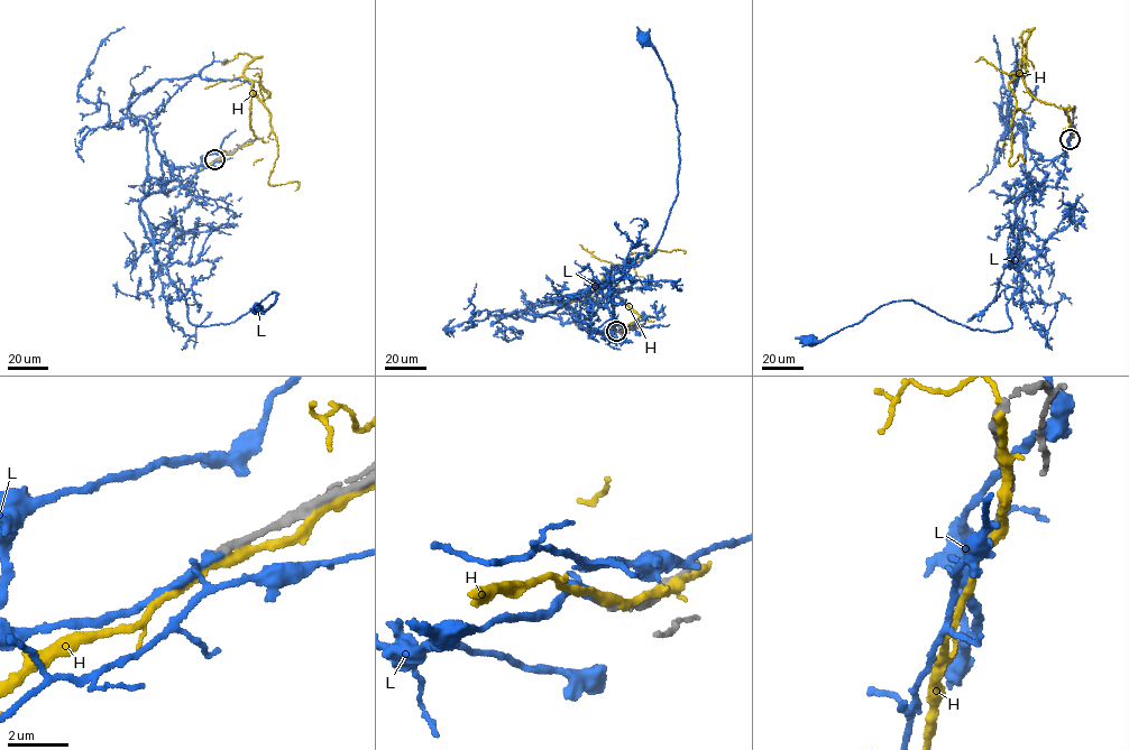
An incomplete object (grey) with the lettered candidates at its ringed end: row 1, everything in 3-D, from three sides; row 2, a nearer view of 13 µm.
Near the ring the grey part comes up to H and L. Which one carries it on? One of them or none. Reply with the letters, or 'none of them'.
L

